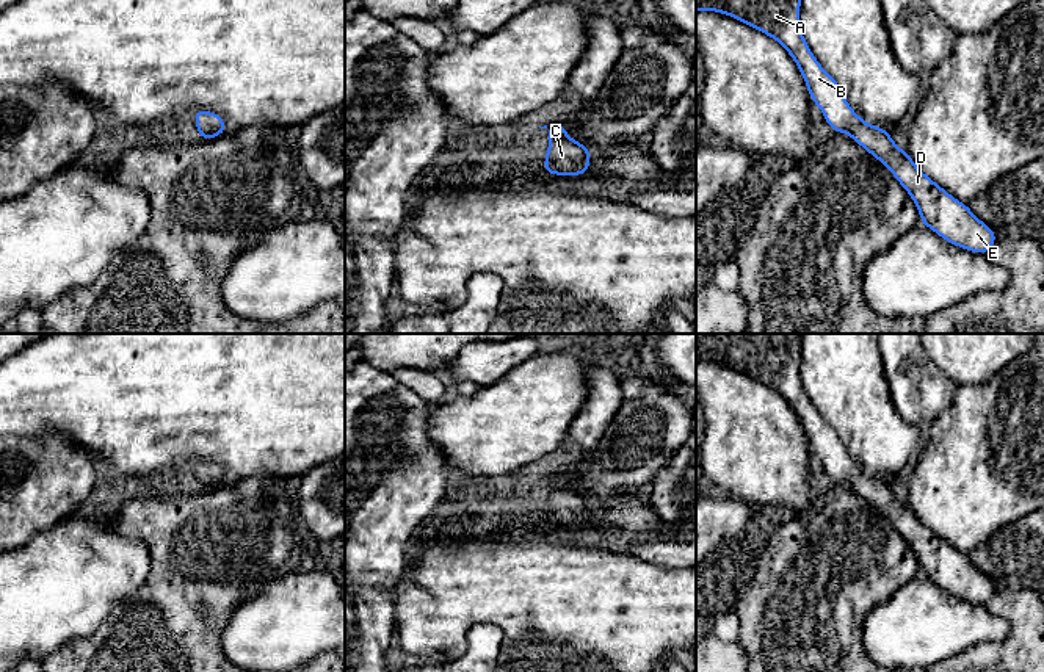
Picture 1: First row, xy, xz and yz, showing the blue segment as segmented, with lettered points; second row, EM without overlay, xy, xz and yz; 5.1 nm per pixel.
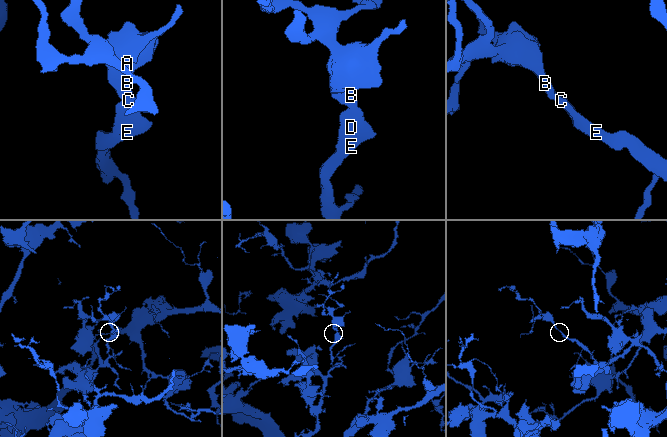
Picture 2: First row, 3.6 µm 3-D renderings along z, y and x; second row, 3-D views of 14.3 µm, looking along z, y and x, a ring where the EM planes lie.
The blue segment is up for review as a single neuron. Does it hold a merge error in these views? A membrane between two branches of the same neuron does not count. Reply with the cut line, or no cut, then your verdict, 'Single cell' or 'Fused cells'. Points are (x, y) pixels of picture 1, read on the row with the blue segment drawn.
No split. Single cell

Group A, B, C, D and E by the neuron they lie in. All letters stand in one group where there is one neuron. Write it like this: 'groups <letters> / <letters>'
groups A B C D E

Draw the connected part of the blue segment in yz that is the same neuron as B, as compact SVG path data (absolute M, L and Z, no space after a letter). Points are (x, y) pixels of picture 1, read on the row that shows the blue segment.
M696 0L696 11L723 13L776 39L799 67L810 100L821 108L828 125L836 133L850 135L894 174L912 197L920 222L945 241L986 255L999 235L967 204L923 174L911 155L894 143L889 130L864 122L853 111L836 78L821 67L806 44L799 8L801 0Z

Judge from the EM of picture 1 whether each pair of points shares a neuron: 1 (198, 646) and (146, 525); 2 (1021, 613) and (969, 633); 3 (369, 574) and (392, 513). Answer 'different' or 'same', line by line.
1: same
2: different
3: same

